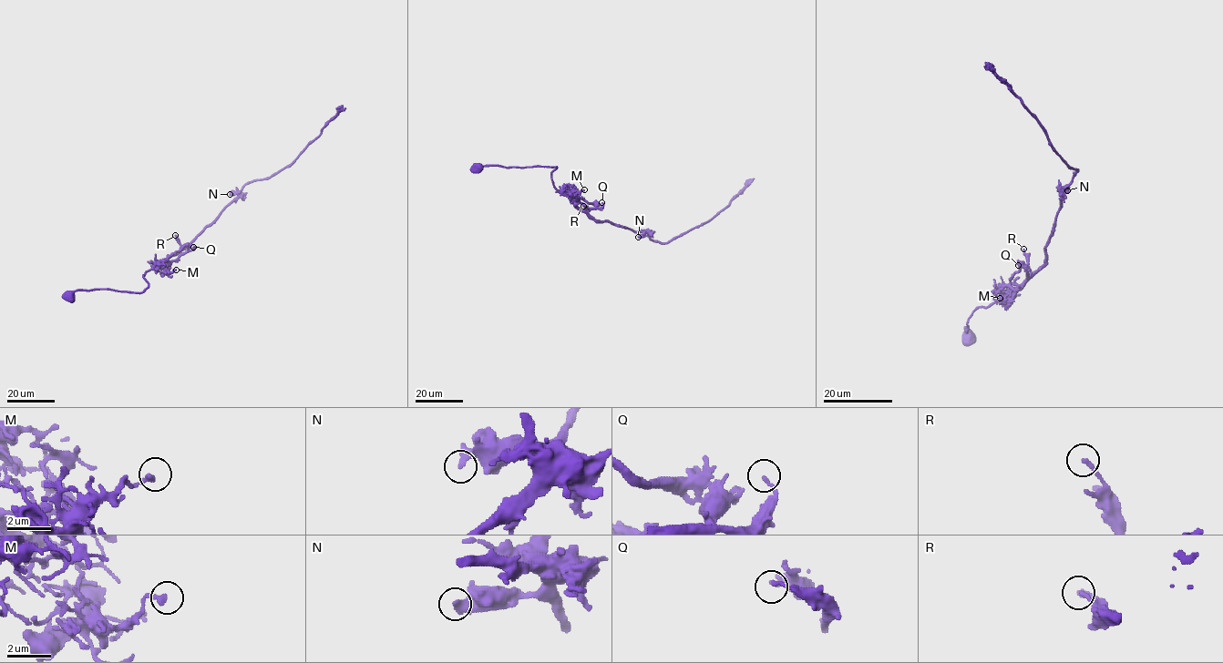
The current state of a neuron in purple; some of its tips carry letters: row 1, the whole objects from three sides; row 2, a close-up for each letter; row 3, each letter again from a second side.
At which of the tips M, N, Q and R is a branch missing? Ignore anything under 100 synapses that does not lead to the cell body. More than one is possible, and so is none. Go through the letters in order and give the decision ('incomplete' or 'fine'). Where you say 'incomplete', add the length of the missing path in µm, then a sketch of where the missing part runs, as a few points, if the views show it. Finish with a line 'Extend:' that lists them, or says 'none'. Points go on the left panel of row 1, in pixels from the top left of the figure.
M: fine
N: fine
Q: fine
R: fine
Extend: none

